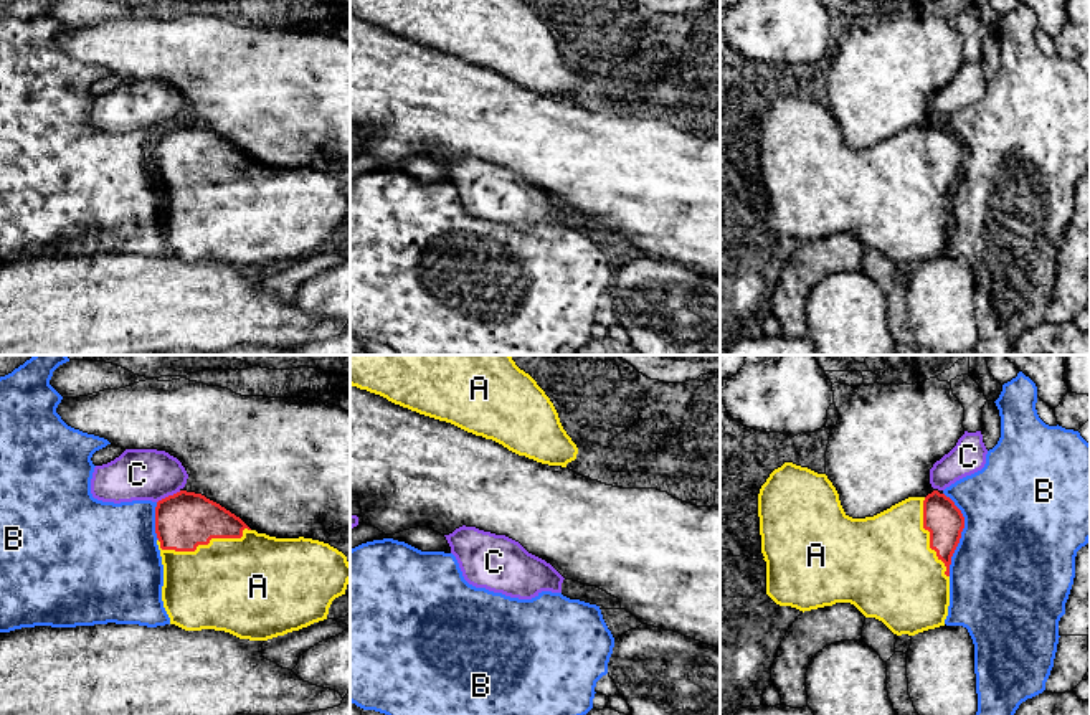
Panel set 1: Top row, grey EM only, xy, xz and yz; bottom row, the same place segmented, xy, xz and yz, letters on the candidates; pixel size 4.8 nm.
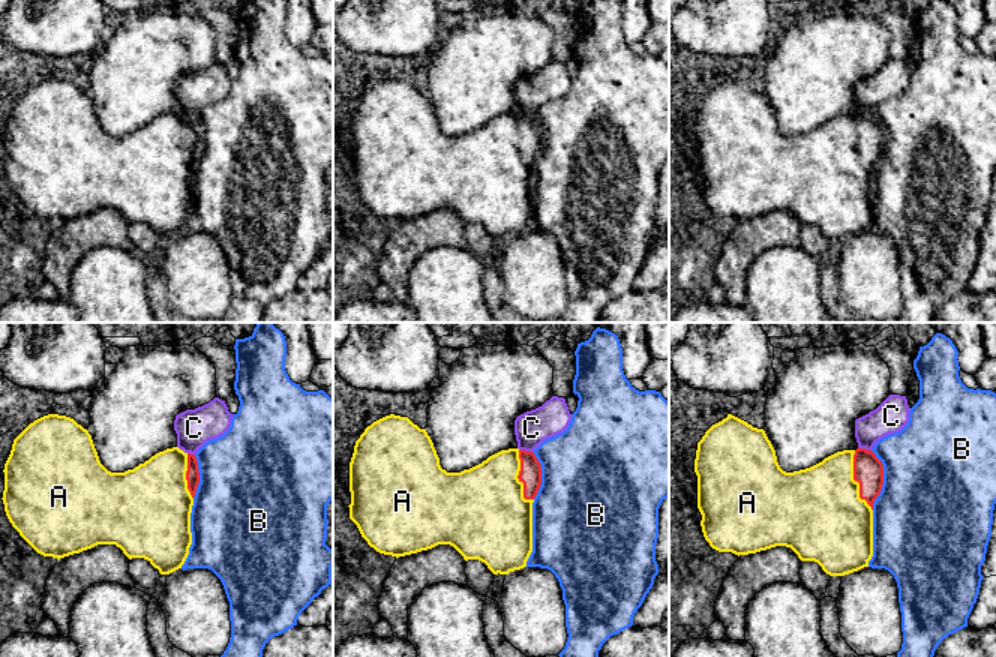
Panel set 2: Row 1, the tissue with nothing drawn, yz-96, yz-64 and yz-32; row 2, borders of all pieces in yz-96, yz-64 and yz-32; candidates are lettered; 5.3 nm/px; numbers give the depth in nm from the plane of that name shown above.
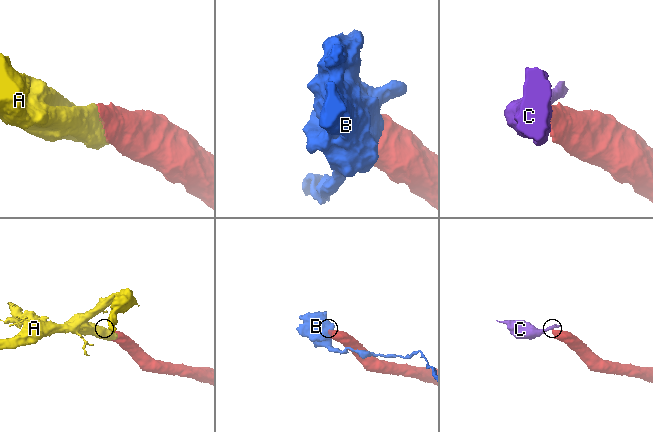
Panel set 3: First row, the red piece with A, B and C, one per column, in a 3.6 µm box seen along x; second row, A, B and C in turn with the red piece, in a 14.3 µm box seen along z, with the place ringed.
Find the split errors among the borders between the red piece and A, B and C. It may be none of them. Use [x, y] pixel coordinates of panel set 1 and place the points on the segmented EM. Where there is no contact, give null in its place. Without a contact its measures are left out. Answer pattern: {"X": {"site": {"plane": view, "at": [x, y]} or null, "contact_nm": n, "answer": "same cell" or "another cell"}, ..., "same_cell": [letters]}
{"A": {"site": {"plane": "xy", "at": [203, 544]}, "contact_nm": 460, "answer": "same cell"}, "B": {"site": {"plane": "yz", "at": [960, 534]}, "contact_nm": 400, "answer": "another cell"}, "C": {"site": {"plane": "xy", "at": [169, 496]}, "contact_nm": 130, "answer": "another cell"}, "same_cell": ["A"]}

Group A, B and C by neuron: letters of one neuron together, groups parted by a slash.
A / B / C

